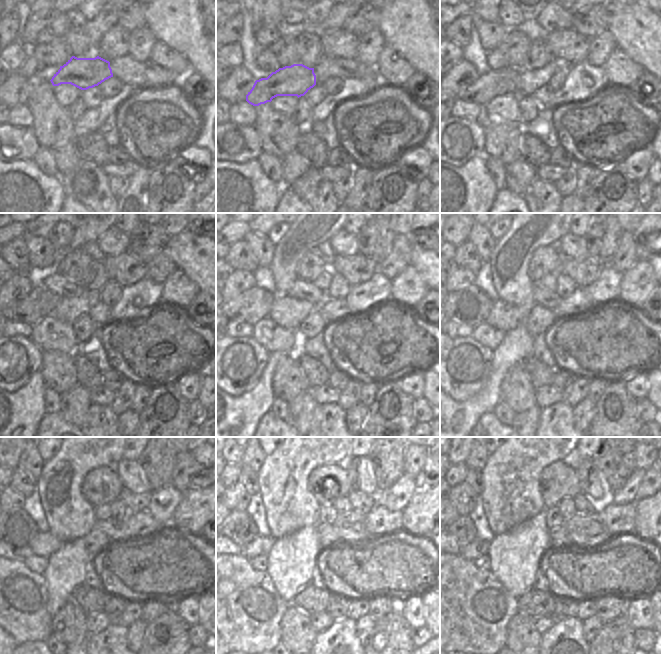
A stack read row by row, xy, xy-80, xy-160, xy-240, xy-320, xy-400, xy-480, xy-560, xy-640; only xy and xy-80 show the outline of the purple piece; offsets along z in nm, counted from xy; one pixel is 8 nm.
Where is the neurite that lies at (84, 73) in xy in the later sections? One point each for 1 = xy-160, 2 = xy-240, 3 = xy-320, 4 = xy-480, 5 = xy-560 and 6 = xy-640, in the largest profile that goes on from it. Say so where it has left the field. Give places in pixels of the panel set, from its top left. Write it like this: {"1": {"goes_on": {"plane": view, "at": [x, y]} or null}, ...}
{"1": {"goes_on": {"plane": "xy-160", "at": [495, 83]}}, "2": {"goes_on": {"plane": "xy-240", "at": [40, 303]}}, "3": {"goes_on": {"plane": "xy-320", "at": [252, 305]}}, "4": {"goes_on": {"plane": "xy-480", "at": [15, 527]}}, "5": {"goes_on": {"plane": "xy-560", "at": [239, 527]}}, "6": {"goes_on": {"plane": "xy-640", "at": [463, 529]}}}

